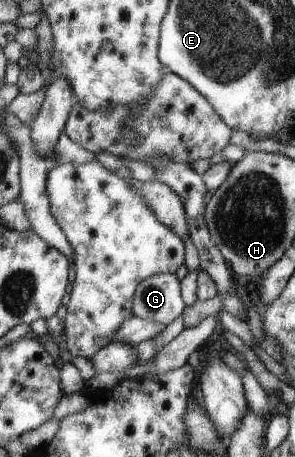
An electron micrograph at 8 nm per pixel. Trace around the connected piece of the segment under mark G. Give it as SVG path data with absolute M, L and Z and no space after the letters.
M173 273L151 275L135 287L132 313L137 318L166 325L181 315L184 306L179 280Z

